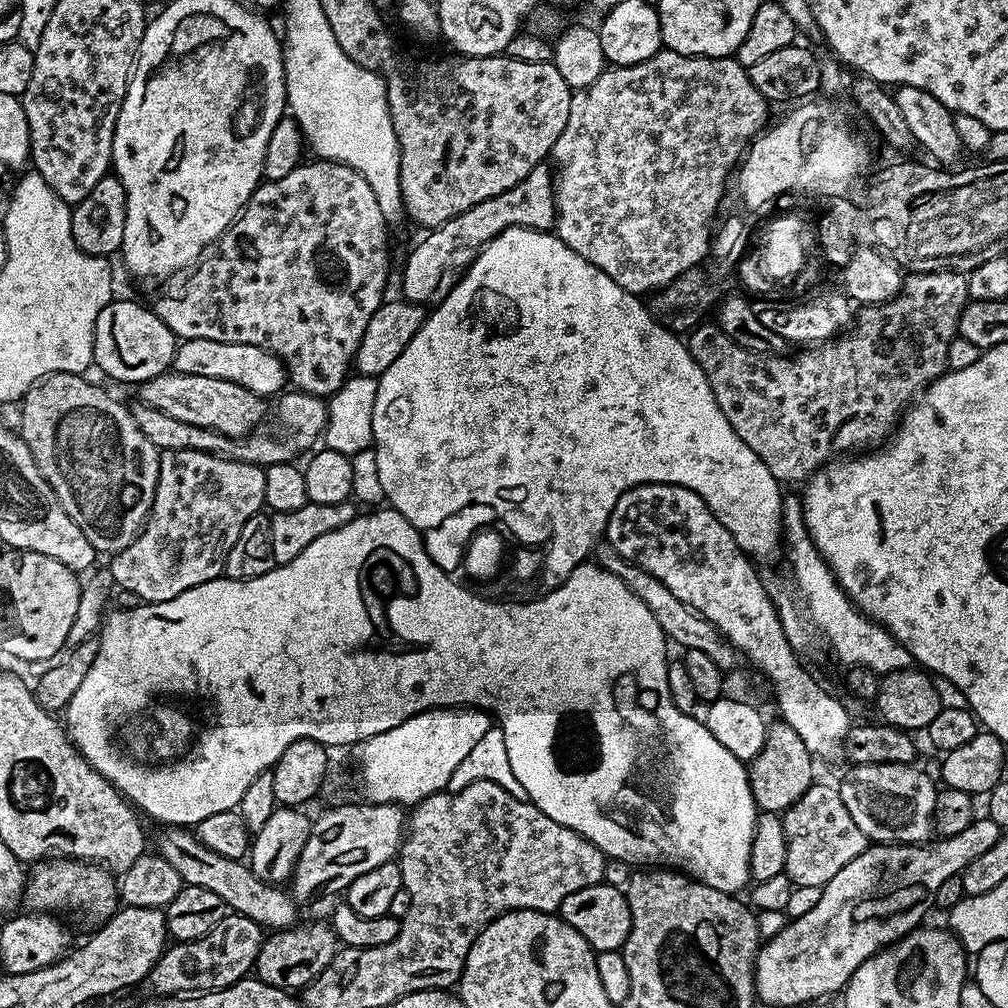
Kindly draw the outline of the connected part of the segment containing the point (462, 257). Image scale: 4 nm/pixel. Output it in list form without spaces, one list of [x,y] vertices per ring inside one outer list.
[[[547,163],[539,164],[518,186],[494,198],[486,198],[486,202],[478,202],[478,206],[466,210],[466,214],[458,214],[458,218],[450,218],[450,222],[431,229],[404,264],[403,299],[421,306],[440,304],[468,271],[476,255],[495,236],[507,228],[551,229],[556,223],[556,194],[554,176],[548,173],[548,167]]]

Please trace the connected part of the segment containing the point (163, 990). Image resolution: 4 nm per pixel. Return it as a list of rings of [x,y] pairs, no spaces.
[[[229,914],[202,938],[165,947],[160,960],[148,972],[146,987],[157,997],[217,992],[245,979],[255,969],[258,950],[264,944],[265,929],[245,916]]]

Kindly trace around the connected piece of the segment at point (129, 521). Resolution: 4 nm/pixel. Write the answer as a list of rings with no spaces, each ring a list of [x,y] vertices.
[[[74,372],[45,376],[42,386],[31,388],[19,405],[18,435],[30,446],[38,470],[42,470],[58,502],[62,502],[62,510],[74,518],[78,530],[86,534],[97,553],[115,554],[126,550],[144,529],[160,477],[161,451],[142,434],[127,403],[119,404],[106,389],[84,379],[88,378]]]

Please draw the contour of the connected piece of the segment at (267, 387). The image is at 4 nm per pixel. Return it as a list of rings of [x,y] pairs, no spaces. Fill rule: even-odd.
[[[210,338],[180,340],[172,359],[172,368],[182,374],[198,374],[206,378],[222,378],[226,382],[238,382],[238,386],[246,386],[246,390],[262,398],[275,397],[286,388],[283,360],[262,346],[246,346],[242,342],[210,342]]]

